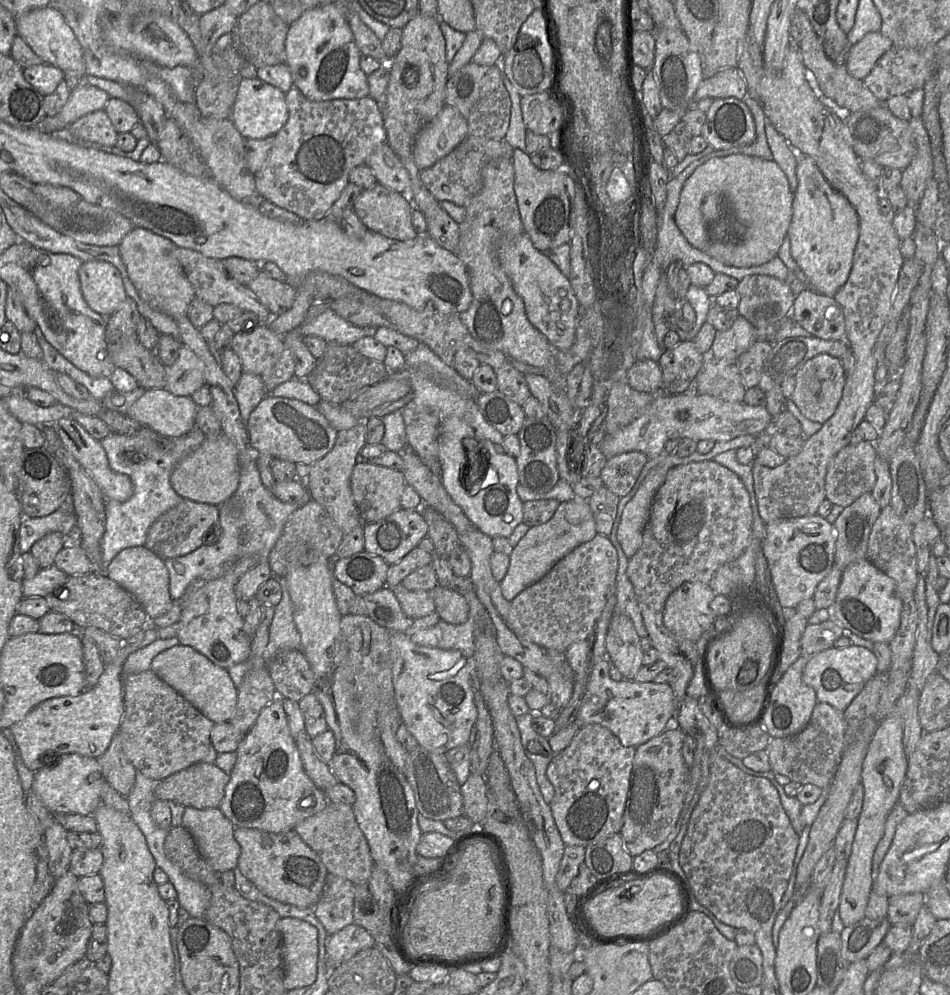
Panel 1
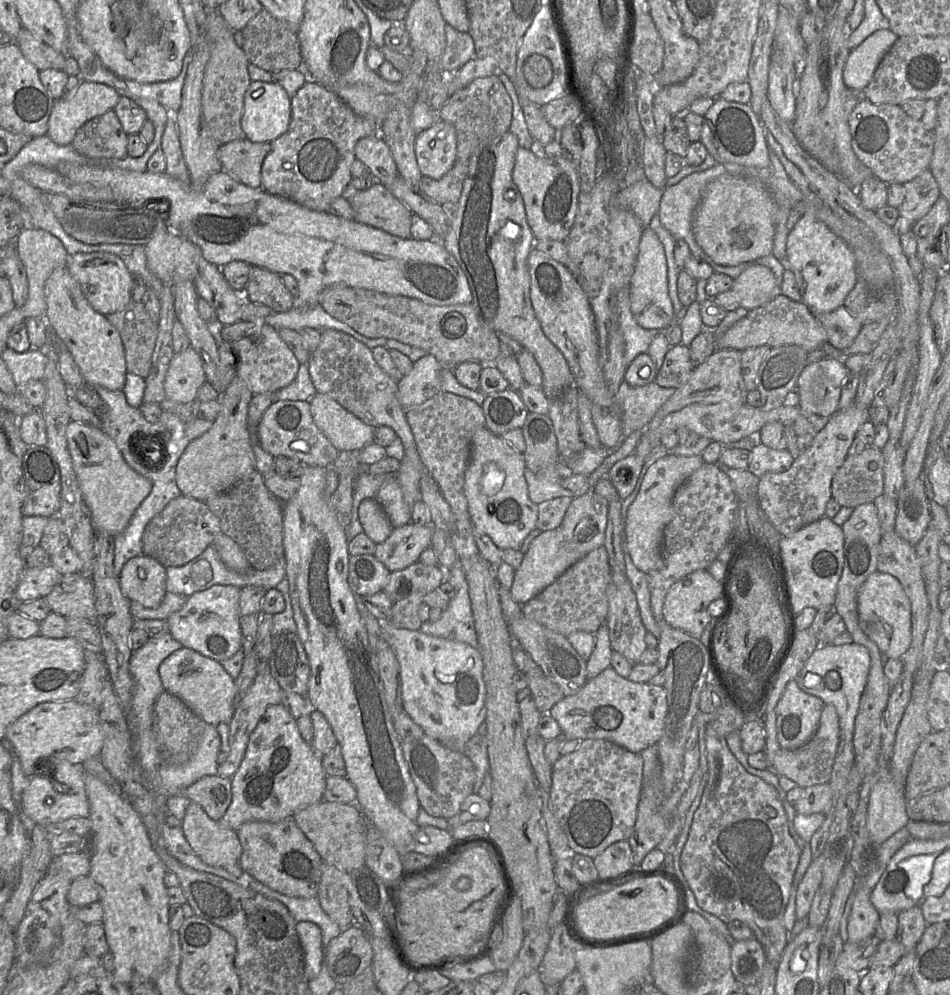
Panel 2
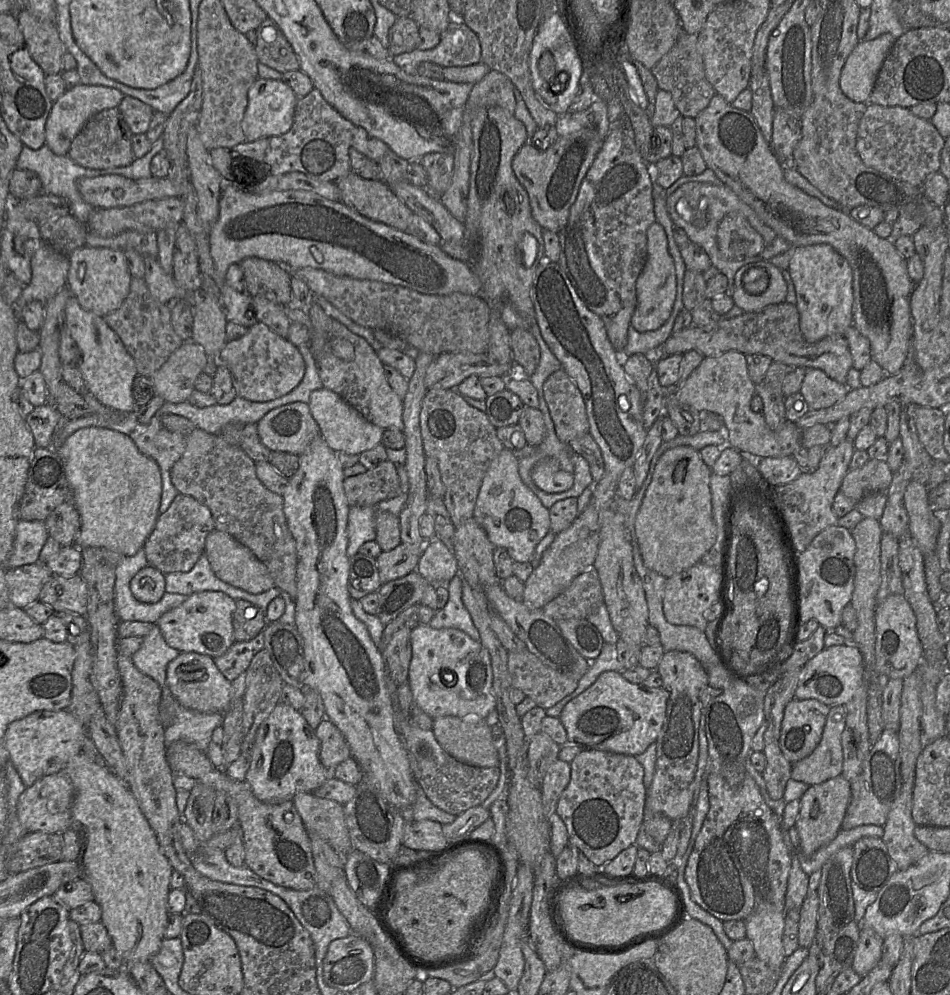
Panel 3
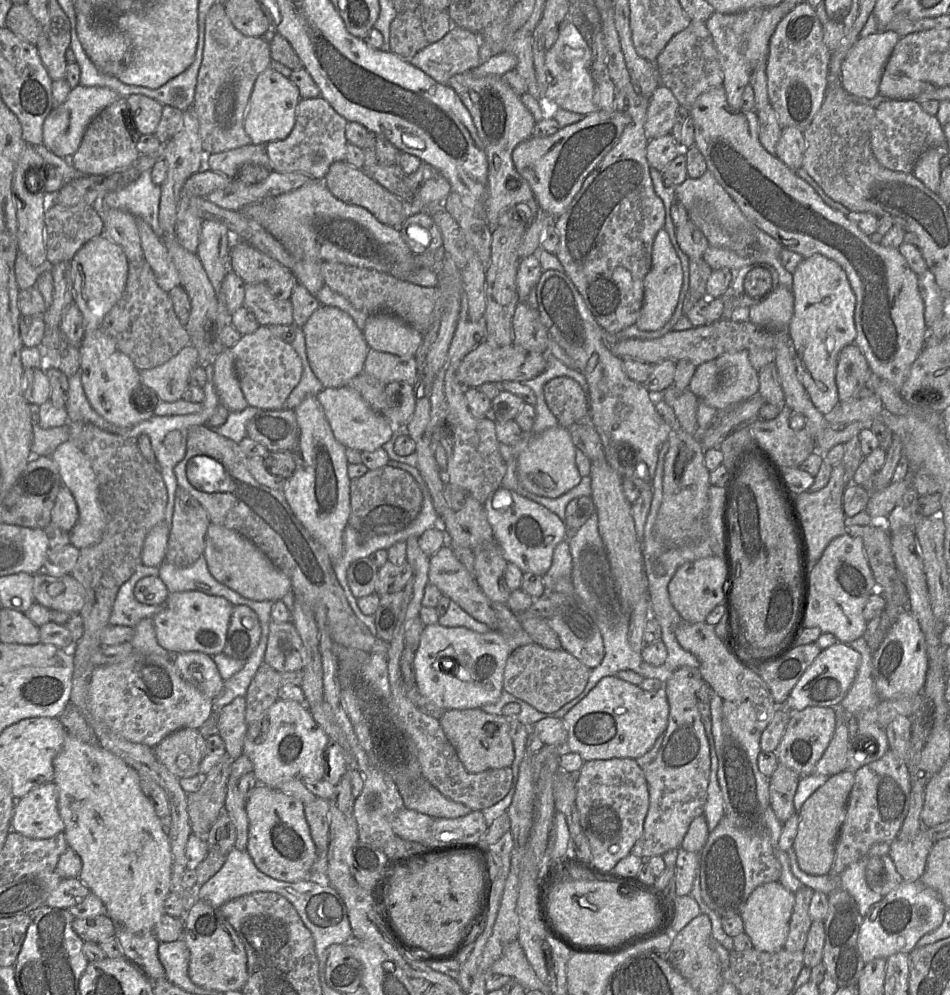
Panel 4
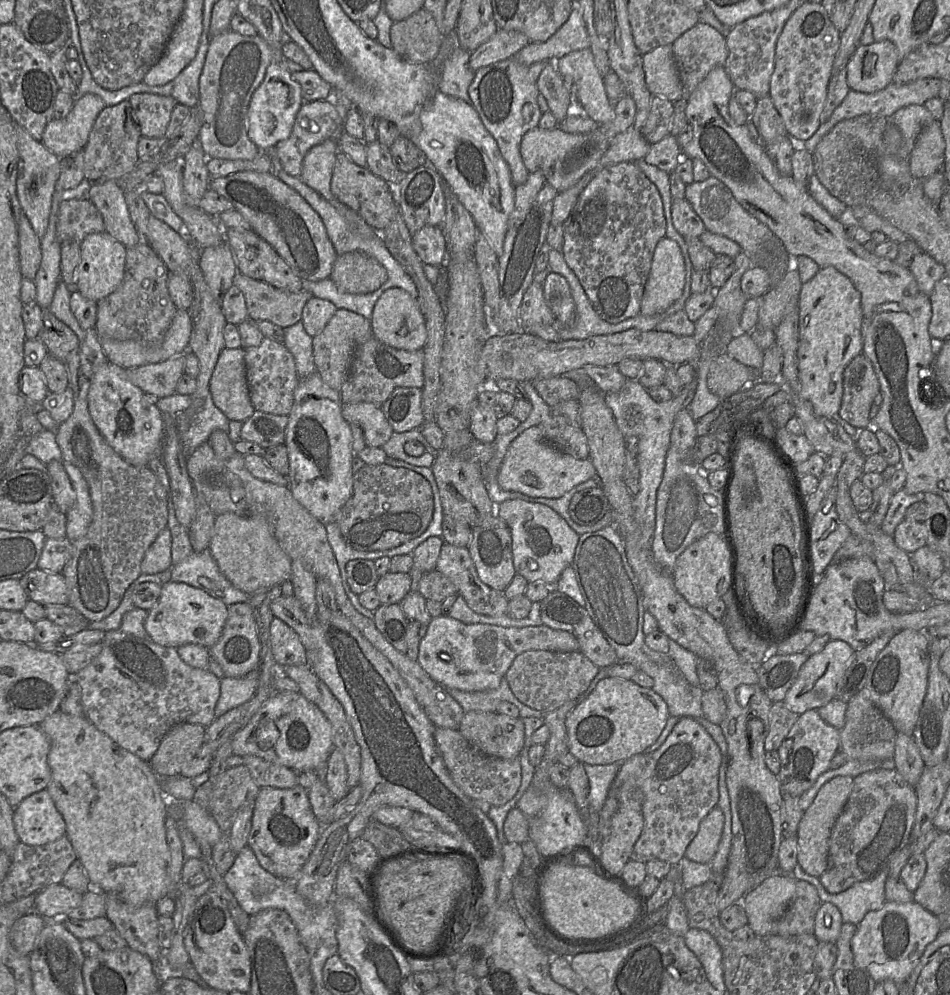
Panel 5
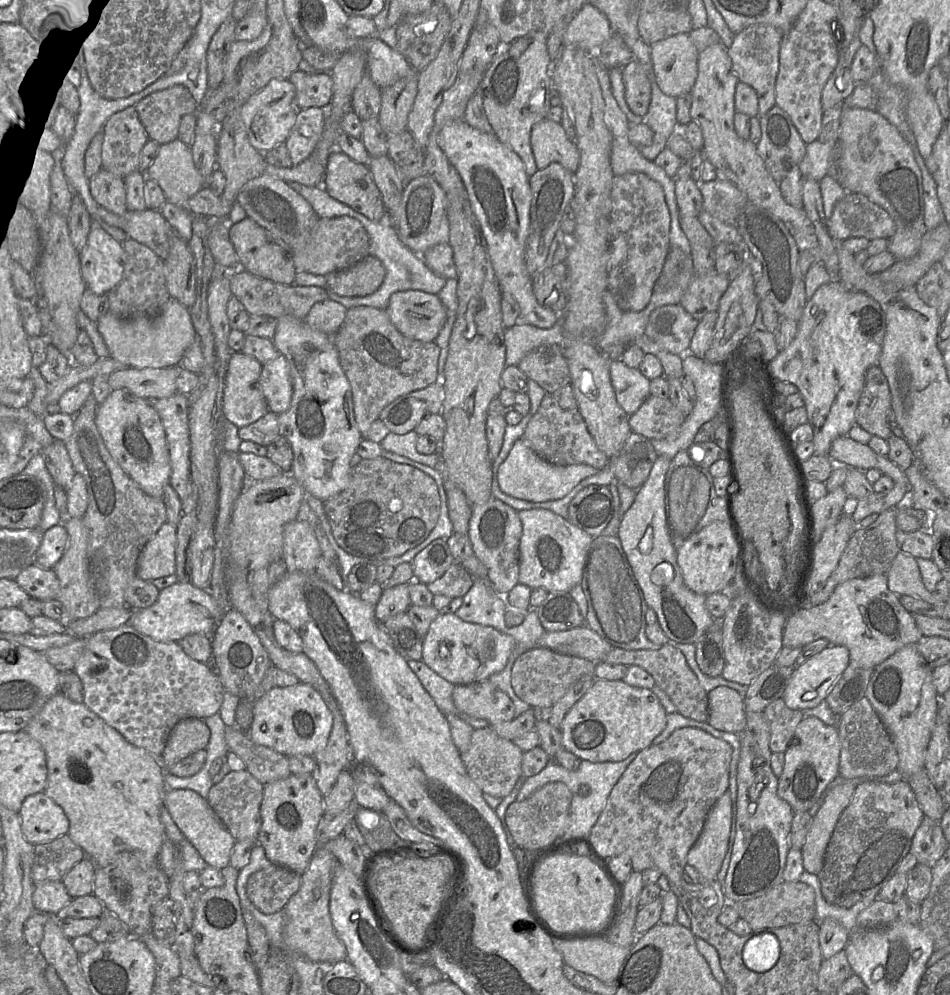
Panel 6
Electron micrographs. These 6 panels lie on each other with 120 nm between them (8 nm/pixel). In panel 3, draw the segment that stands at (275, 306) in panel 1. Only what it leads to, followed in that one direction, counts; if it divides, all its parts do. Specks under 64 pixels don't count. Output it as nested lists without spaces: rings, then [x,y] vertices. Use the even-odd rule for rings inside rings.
[[[257,257],[242,260],[245,291],[287,306],[291,300],[291,275],[284,266]]]

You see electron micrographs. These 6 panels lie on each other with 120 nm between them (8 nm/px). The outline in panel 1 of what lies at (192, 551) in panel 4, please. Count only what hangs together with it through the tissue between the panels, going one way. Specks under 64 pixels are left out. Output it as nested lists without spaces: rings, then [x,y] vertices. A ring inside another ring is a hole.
[[[183,499],[150,526],[145,546],[163,560],[187,555],[203,545],[207,530],[218,521],[219,509],[217,505]]]

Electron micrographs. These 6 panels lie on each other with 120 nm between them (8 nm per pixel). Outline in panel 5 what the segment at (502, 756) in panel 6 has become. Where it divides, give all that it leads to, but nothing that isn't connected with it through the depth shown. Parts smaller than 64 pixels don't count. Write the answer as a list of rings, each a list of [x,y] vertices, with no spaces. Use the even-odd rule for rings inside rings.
[[[436,727],[434,738],[453,781],[472,800],[482,800],[492,806],[499,806],[515,795],[521,783],[519,756],[503,759],[485,755],[474,748],[456,729]]]

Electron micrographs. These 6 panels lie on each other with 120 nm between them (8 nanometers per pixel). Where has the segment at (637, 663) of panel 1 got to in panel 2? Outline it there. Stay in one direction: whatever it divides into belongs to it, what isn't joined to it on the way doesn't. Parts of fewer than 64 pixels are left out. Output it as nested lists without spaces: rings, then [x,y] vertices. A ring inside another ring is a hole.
[[[612,574],[607,589],[608,626],[611,648],[635,665],[647,645],[647,630],[642,622],[635,592],[626,575]]]

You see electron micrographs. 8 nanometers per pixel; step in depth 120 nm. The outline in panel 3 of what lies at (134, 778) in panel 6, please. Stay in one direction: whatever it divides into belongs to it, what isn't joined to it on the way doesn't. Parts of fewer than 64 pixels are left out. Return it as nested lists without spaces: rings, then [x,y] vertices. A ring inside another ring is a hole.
[[[83,753],[73,756],[63,772],[74,787],[72,819],[78,834],[80,852],[77,859],[80,878],[90,884],[94,901],[102,909],[101,922],[112,940],[112,946],[121,955],[124,964],[150,961],[159,951],[168,924],[168,895],[173,870],[162,852],[157,836],[142,813],[137,800],[127,787],[107,766],[100,766]]]

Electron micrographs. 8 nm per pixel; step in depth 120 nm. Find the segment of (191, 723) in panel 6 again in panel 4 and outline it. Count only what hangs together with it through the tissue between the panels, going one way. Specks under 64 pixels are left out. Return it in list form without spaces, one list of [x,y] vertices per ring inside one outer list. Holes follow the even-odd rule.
[[[182,728],[167,735],[154,747],[153,752],[160,763],[178,778],[198,775],[206,753],[206,742],[199,729]]]

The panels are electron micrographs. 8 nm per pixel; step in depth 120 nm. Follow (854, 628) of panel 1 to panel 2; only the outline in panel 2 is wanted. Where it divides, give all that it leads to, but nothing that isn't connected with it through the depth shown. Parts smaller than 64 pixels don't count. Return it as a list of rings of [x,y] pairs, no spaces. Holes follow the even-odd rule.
[[[880,571],[873,572],[860,587],[857,594],[857,610],[861,629],[877,644],[885,658],[900,659],[912,641],[911,603],[901,583],[894,576]]]

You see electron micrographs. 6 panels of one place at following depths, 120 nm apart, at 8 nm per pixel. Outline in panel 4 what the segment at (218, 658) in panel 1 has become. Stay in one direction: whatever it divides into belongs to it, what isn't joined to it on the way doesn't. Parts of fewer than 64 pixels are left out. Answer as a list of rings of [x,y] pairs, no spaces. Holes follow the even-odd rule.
[[[200,591],[169,593],[163,609],[152,617],[157,641],[171,654],[197,651],[213,656],[222,653],[233,606],[224,597]]]

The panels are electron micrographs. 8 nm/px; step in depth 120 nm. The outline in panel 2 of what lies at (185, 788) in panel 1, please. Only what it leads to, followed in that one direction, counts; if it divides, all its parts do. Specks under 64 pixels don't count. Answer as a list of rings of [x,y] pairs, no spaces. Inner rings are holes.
[[[204,776],[184,789],[183,795],[199,804],[211,819],[219,821],[232,801],[231,778]]]

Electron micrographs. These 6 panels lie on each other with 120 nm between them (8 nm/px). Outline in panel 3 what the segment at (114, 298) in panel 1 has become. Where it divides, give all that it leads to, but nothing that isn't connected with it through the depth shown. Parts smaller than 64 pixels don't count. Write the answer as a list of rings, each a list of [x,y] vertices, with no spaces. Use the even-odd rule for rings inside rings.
[[[84,246],[69,255],[66,287],[82,308],[99,316],[104,317],[122,305],[129,293],[131,278],[121,250]]]

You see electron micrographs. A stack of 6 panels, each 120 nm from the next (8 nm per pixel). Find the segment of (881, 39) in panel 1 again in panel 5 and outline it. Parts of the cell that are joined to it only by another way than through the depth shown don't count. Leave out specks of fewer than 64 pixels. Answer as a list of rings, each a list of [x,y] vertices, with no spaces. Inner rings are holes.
[[[890,40],[860,43],[846,66],[851,90],[873,93],[893,82],[899,64],[897,48]]]

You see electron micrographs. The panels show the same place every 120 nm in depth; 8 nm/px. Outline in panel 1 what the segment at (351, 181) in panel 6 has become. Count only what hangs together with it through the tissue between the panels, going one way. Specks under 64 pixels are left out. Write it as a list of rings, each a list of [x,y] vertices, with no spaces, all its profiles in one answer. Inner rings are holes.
[[[379,183],[364,190],[353,205],[368,230],[400,241],[418,235],[412,224],[413,208],[407,194],[399,194]]]

